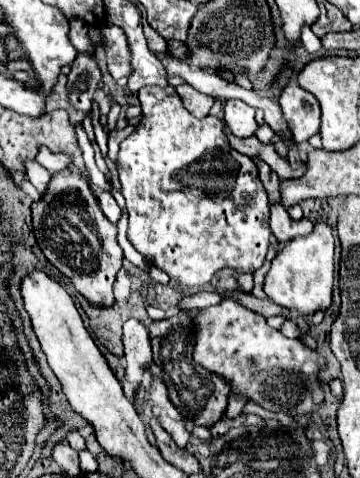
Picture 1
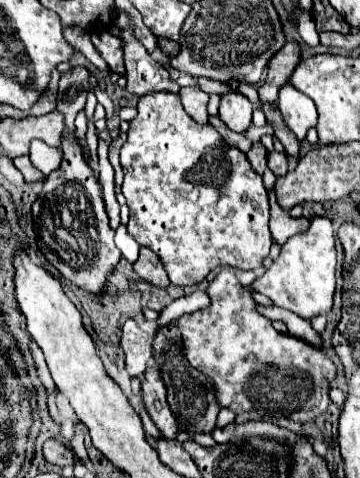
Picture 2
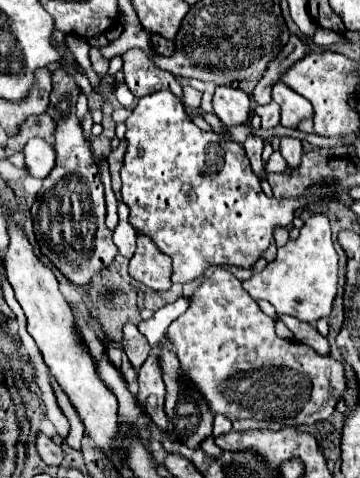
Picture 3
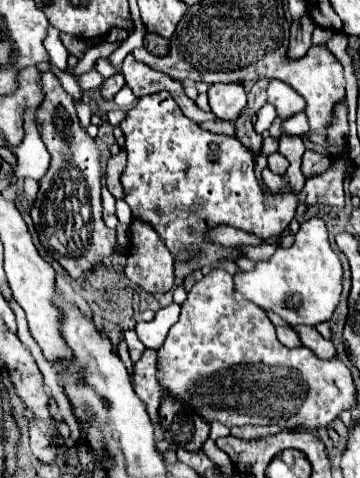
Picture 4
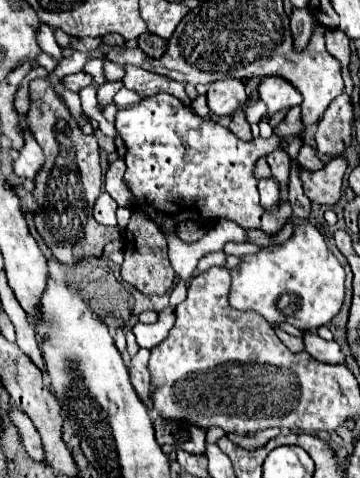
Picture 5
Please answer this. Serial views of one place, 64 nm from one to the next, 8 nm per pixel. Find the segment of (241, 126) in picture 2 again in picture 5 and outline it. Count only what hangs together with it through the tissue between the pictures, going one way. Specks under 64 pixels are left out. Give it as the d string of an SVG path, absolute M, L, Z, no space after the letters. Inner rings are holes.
M222 80L208 86L208 106L216 116L232 116L246 100L244 82L240 80Z

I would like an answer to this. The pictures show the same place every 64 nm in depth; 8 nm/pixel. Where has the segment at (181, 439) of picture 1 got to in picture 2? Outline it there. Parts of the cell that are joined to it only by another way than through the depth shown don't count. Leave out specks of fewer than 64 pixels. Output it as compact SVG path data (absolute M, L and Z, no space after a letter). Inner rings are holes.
M150 362L148 370L144 374L142 398L144 398L144 404L146 404L146 410L148 410L150 418L158 426L158 430L168 440L174 440L180 430L178 430L176 418L172 416L172 410L168 408L168 402L166 402L166 386L162 382L162 376L160 376L160 370L158 370L156 362Z

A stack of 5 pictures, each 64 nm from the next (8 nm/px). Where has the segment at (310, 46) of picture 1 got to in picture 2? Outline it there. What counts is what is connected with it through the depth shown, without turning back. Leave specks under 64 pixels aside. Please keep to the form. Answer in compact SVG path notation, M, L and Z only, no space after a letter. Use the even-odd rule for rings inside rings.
M300 14L298 16L298 34L306 42L306 46L318 46L318 32L314 28L314 20L310 14Z

